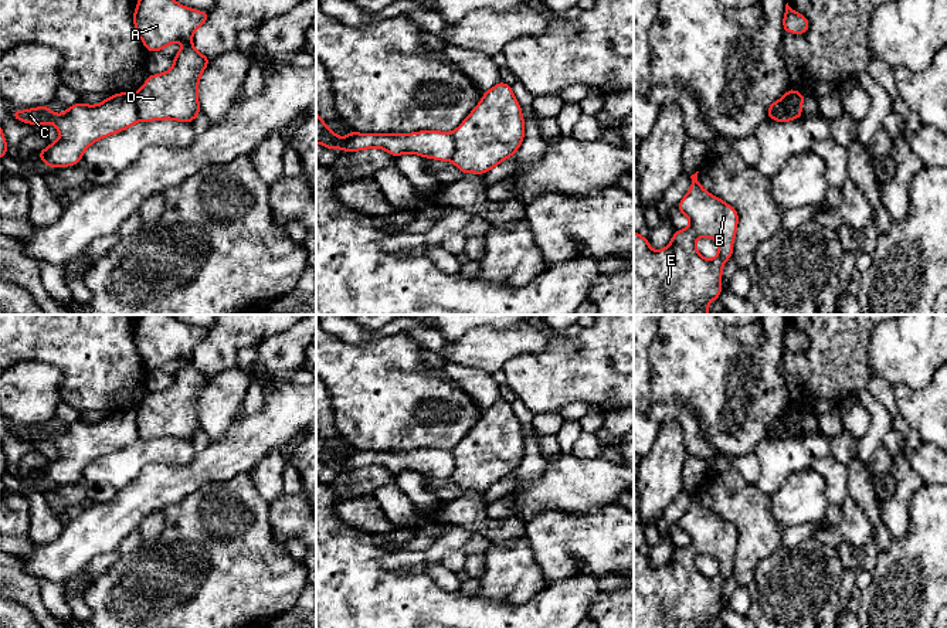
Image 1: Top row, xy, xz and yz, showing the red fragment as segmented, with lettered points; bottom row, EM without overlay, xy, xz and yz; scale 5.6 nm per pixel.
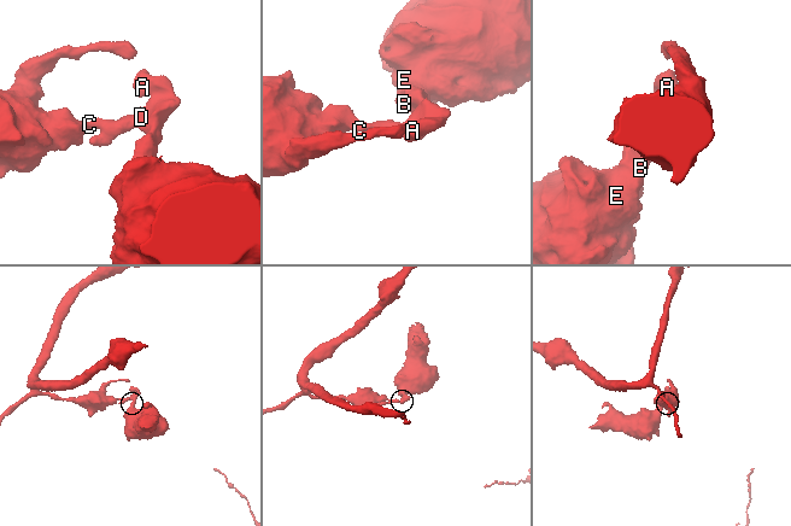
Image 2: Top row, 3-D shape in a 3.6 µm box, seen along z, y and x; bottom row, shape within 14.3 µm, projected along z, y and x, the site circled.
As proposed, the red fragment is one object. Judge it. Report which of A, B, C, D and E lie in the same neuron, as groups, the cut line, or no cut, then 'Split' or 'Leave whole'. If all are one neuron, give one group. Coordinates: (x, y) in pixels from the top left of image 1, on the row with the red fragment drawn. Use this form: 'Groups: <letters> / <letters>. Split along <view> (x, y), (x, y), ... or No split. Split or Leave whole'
Groups: A B D E / C. Split along xy (135, 94), (135, 108), (139, 119). Split

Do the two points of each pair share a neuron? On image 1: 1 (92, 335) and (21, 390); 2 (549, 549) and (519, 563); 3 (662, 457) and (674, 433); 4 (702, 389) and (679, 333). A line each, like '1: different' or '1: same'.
1: different
2: different
3: same
4: same

